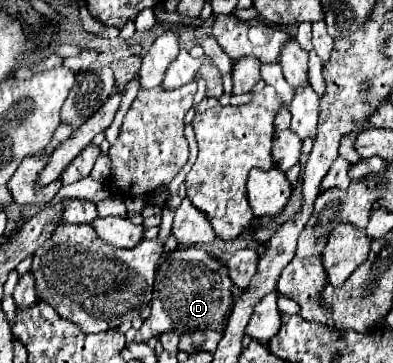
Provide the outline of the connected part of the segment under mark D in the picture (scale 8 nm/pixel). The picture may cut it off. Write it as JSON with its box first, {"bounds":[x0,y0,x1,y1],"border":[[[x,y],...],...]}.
{"bounds":[136,247,232,343],"border":[[[178,247],[178,251],[164,255],[164,263],[156,273],[156,281],[154,281],[154,297],[152,297],[152,313],[150,317],[144,321],[144,325],[138,329],[136,335],[136,343],[144,343],[150,341],[156,333],[166,333],[166,331],[176,331],[176,333],[190,333],[192,329],[216,329],[222,331],[224,329],[224,315],[232,303],[232,279],[228,277],[228,269],[224,267],[224,263],[220,263],[218,259],[210,257],[206,251],[196,249],[196,247]]]}

